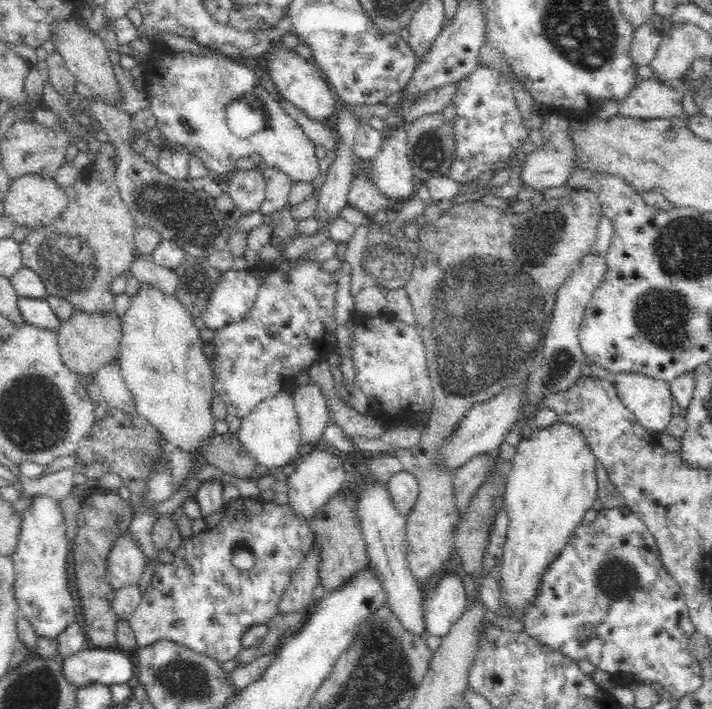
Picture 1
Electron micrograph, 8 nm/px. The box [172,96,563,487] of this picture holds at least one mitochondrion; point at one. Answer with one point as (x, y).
(431, 147)

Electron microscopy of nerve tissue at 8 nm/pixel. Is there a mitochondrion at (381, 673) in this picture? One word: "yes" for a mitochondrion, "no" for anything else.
yes

